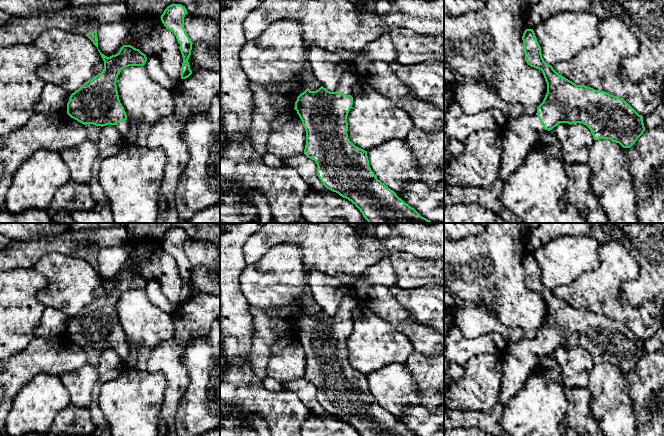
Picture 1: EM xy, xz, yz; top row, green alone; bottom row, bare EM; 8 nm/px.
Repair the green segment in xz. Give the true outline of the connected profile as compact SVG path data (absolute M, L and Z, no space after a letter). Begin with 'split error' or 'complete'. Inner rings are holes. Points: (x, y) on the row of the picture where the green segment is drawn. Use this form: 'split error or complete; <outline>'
split error; M351 62L347 64L336 92L321 86L316 91L307 88L297 97L294 109L306 131L304 154L317 164L317 174L323 185L351 201L369 223L442 223L422 217L378 180L369 166L367 151L349 140L347 116L353 105L352 87L359 79L356 67Z

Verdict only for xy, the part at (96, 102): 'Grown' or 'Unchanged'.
Grown

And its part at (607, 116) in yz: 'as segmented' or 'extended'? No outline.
extended

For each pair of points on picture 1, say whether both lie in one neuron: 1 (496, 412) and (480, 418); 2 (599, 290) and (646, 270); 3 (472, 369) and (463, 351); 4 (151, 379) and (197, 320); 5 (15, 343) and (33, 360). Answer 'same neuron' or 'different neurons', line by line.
1: same neuron
2: different neurons
3: different neurons
4: different neurons
5: different neurons

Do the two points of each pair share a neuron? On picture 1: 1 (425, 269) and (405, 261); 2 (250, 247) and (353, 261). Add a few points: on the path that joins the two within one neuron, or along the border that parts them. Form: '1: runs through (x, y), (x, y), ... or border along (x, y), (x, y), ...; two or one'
1: runs through (420, 269), (413, 269), (410, 266); one
2: runs through (276, 234), (321, 234), (327, 240); one

